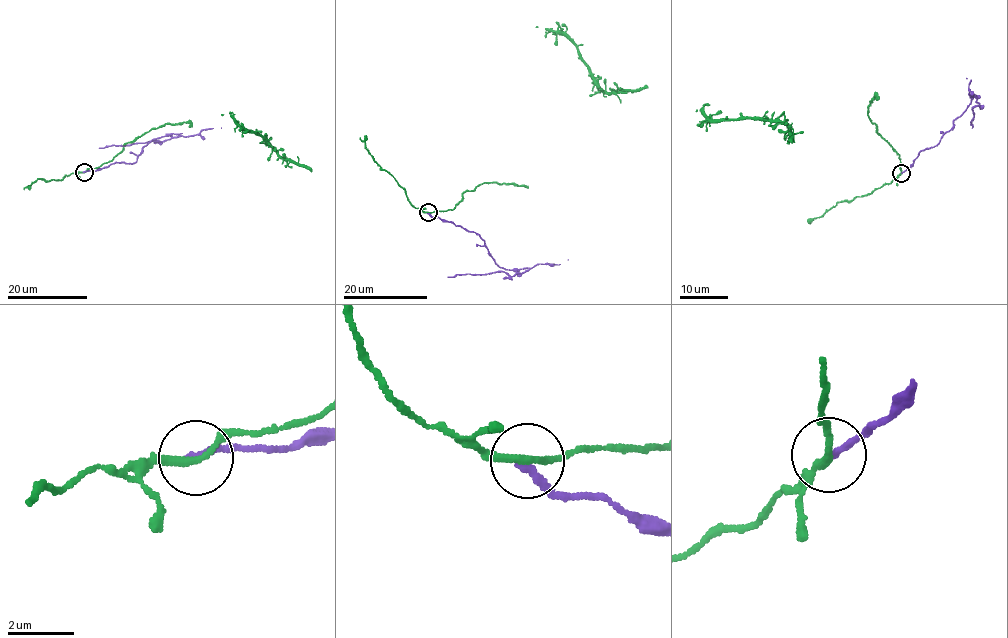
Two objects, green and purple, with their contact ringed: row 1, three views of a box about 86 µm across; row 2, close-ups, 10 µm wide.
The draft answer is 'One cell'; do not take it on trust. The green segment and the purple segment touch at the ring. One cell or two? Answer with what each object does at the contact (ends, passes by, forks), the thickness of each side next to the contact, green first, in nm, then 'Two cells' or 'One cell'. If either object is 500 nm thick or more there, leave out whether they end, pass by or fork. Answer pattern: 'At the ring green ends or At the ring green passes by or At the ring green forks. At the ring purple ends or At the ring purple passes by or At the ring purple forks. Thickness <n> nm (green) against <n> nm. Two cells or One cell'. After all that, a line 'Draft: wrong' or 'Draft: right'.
At the ring green passes by. At the ring purple ends. Thickness 220 nm (green) against 240 nm. Two cells
Draft: wrong

